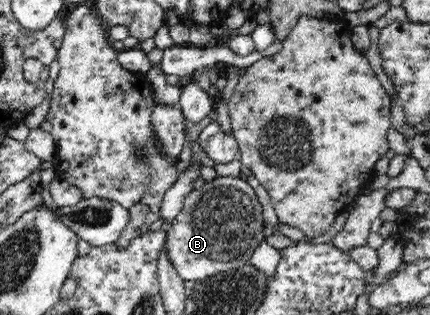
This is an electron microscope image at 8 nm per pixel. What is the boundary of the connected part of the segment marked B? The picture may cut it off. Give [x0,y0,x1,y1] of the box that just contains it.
[164,176,268,281]

